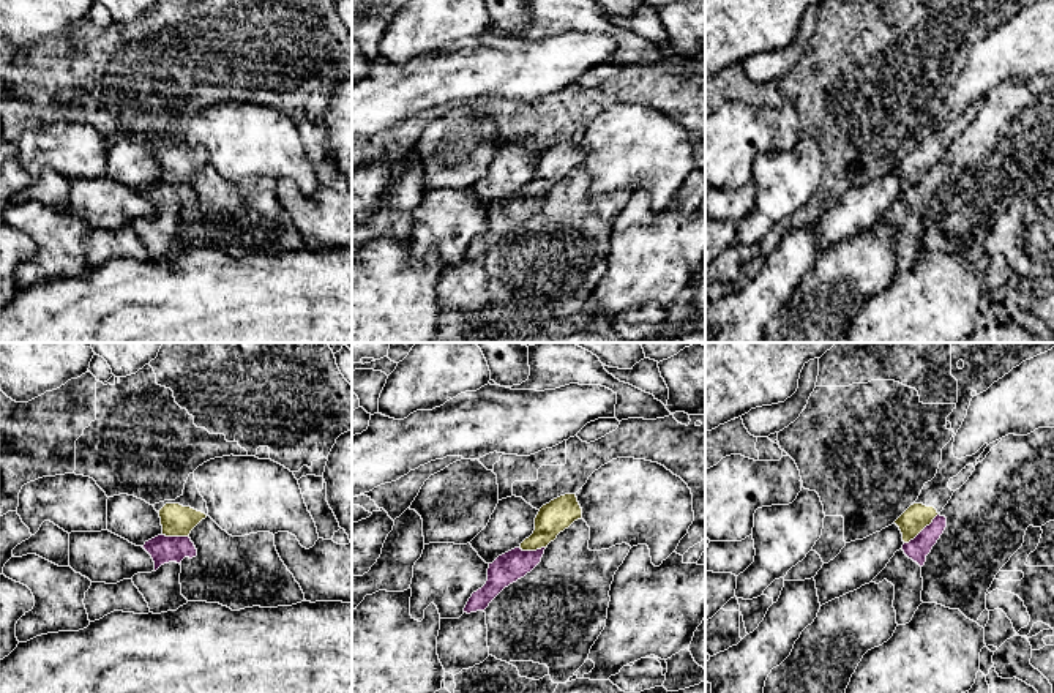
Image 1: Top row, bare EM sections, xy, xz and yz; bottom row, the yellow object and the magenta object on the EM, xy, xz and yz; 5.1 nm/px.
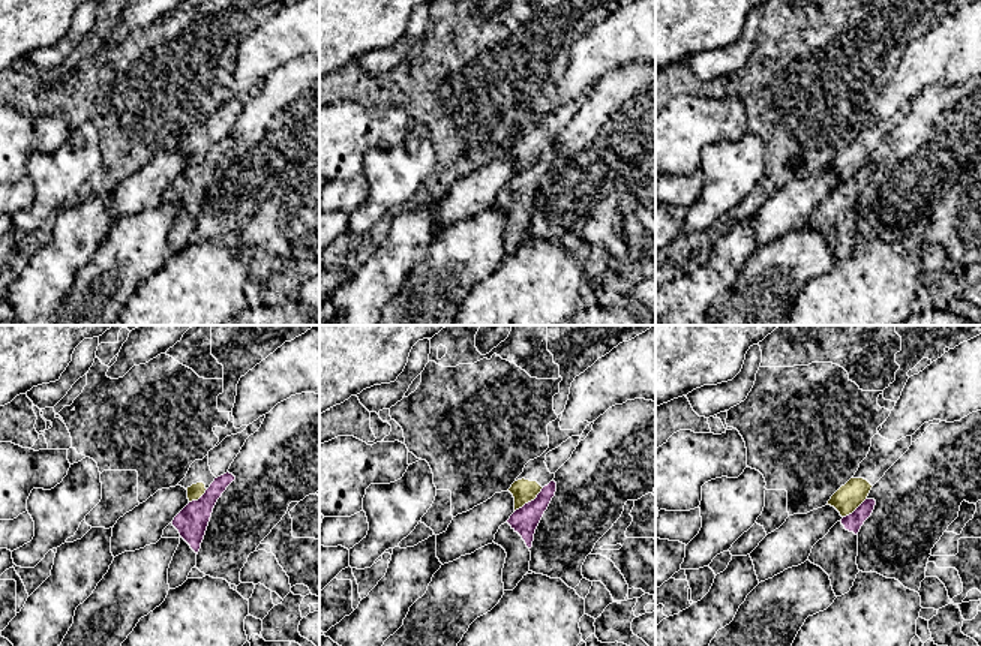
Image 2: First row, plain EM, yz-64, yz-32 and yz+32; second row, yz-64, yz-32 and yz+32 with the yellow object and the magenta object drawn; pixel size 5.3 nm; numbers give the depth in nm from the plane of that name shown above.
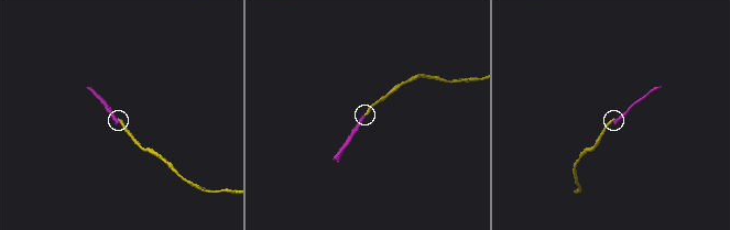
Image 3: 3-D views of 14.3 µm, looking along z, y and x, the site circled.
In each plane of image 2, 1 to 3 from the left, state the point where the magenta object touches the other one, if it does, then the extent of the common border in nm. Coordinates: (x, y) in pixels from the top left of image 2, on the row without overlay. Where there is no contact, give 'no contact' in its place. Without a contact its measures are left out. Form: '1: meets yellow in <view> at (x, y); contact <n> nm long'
1: meets yellow in yz-64 at (198, 162); contact 130 nm long
2: meets yellow in yz-32 at (530, 165); contact 200 nm long
3: meets yellow in yz+32 at (854, 174); contact 170 nm long

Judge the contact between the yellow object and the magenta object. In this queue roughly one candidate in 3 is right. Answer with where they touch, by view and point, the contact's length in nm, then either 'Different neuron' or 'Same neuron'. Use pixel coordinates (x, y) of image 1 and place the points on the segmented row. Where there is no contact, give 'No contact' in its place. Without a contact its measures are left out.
Touches yellow at yz (922, 529). Shared border 240 nm. Different neuron

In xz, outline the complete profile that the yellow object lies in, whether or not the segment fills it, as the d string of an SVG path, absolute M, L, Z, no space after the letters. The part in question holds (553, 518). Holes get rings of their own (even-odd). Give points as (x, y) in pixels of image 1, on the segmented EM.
M576 494L560 496L543 505L535 518L533 534L521 543L522 551L548 548L560 532L582 518Z

